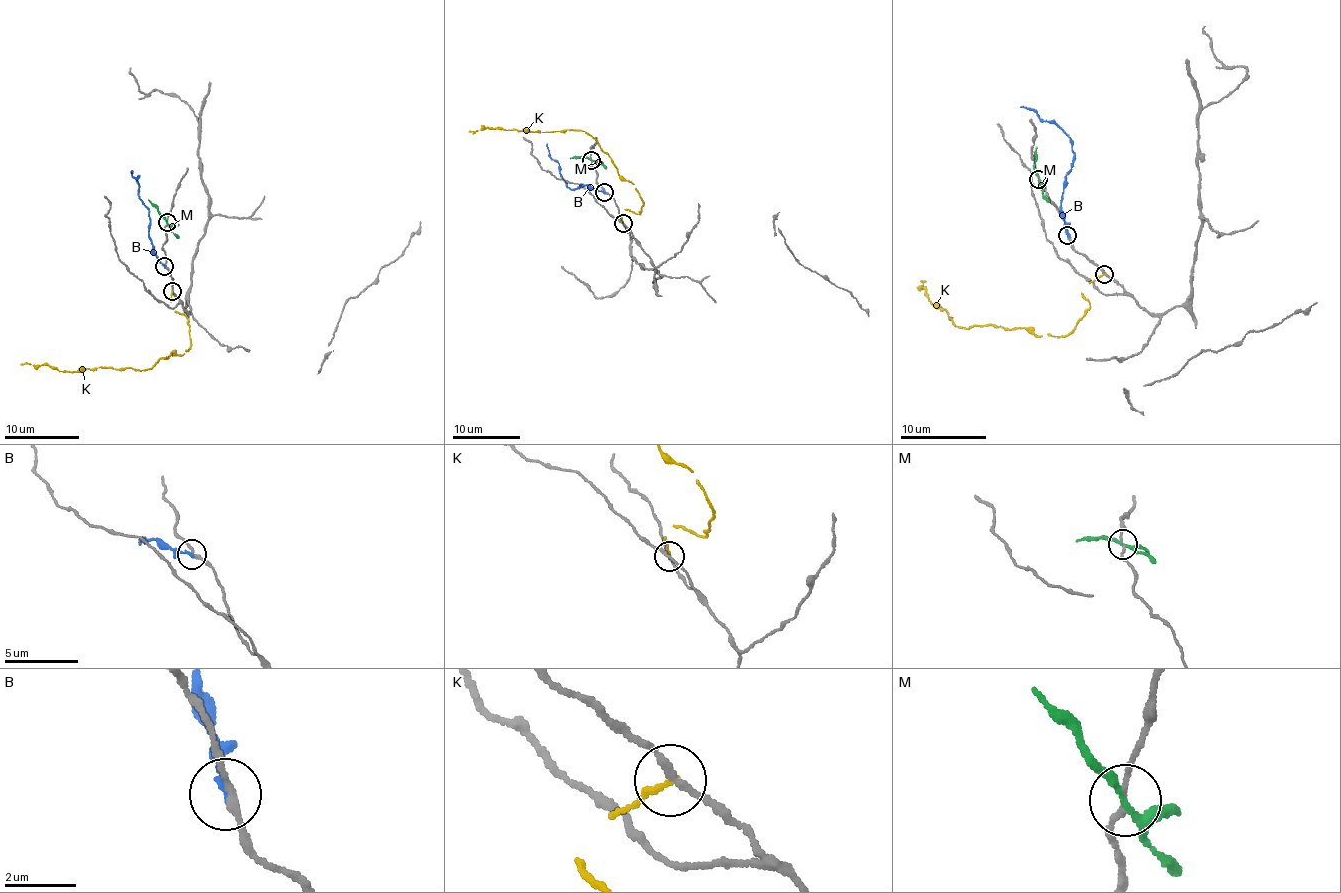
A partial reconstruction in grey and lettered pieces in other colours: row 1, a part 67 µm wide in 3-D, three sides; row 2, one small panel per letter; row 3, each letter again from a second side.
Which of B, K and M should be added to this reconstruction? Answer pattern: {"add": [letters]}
{"add": []}

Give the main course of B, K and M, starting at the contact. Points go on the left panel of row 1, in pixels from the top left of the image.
B: (164, 266), (152, 244), (148, 208), (138, 189), (139, 177), (131, 174), (133, 172)
K: (172, 291), (174, 311), (189, 327), (188, 351), (149, 368), (62, 372), (20, 363)
M: (168, 223), (149, 199)

